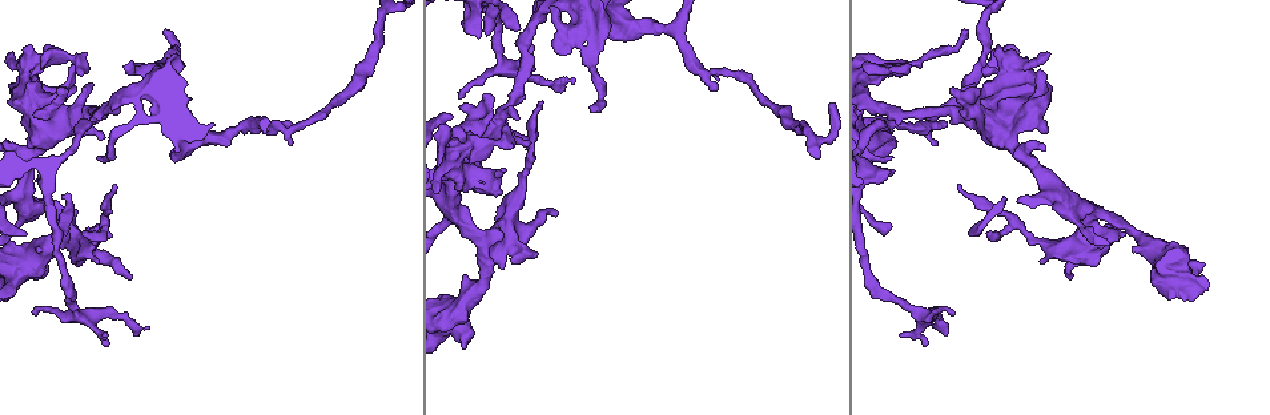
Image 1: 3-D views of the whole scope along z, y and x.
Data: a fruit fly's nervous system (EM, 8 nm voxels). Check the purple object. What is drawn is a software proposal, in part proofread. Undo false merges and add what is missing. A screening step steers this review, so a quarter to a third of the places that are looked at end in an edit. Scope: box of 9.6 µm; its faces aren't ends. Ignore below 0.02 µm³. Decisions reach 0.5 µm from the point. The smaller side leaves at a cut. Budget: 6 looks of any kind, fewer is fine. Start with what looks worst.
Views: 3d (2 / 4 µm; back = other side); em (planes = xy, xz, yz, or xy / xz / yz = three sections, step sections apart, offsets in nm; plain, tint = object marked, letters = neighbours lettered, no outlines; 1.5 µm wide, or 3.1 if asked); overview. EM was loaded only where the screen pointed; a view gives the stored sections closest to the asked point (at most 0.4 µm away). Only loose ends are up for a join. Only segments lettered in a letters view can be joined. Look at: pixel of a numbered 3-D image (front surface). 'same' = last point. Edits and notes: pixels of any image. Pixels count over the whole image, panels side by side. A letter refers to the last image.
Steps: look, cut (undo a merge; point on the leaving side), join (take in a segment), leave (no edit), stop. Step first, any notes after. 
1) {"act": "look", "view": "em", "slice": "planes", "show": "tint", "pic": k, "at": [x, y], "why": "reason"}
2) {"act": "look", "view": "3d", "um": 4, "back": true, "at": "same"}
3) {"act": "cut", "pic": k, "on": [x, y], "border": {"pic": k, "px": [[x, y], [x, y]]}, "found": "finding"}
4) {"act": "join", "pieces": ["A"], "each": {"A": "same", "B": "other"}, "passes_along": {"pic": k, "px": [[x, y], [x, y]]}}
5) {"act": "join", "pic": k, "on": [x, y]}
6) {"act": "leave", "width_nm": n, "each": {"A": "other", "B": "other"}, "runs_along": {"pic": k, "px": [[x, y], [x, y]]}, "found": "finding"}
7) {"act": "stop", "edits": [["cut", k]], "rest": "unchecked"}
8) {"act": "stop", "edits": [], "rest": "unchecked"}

{"act": "look", "view": "em", "slice": "planes", "show": "letters", "pic": 1, "at": [107, 333], "why": "branch stops here"}

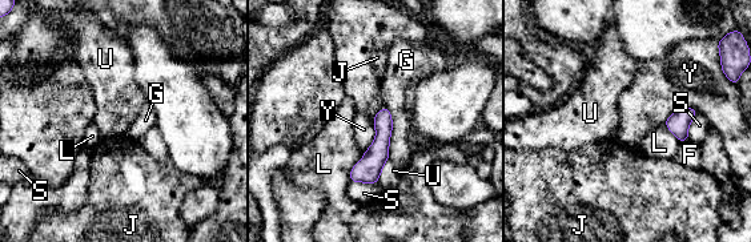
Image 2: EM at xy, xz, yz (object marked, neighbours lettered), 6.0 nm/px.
{"act": "leave", "each": {"F": "other", "G": "other", "J": "other", "L": "other", "S": "other", "U": "other", "Y": "other"}, "border": {"pic": 2, "px": [[384, 105], [392, 120], [388, 158]]}, "found": "no lettered segment goes on from it"}

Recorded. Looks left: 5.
{"act": "look", "view": "3d", "um": 2, "pic": 1, "at": [537, 256], "why": "an open end"}

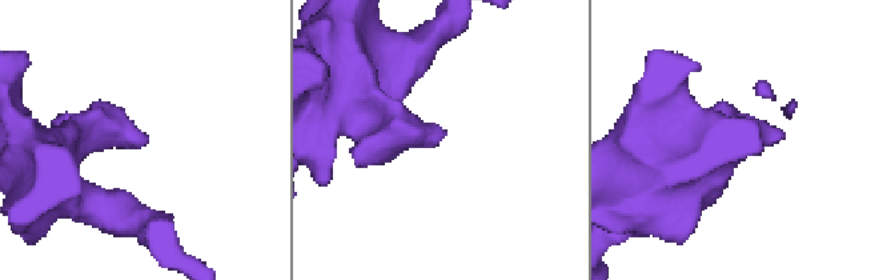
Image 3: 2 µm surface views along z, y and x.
{"act": "look", "view": "em", "slice": "planes", "show": "plain", "pic": 3, "at": [446, 131]}

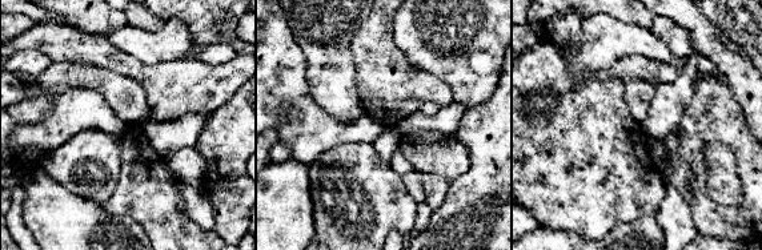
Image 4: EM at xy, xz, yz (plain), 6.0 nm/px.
{"act": "look", "view": "em", "slice": "planes", "show": "letters", "at": "same", "why": "see the neighbours"}

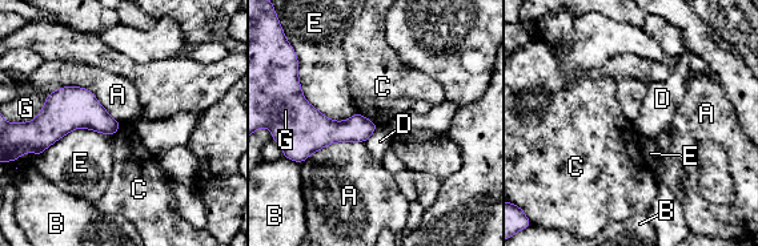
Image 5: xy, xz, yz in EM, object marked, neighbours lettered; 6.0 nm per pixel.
{"act": "leave", "each": {"A": "other", "B": "other", "C": "other", "D": "other", "E": "other", "G": "other"}, "border": {"pic": 5, "px": [[359, 112], [378, 126]]}, "found": "no lettered segment goes on from it"}

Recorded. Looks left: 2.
{"act": "look", "view": "3d", "um": 4, "pic": 1, "at": [57, 89], "why": "free end"}

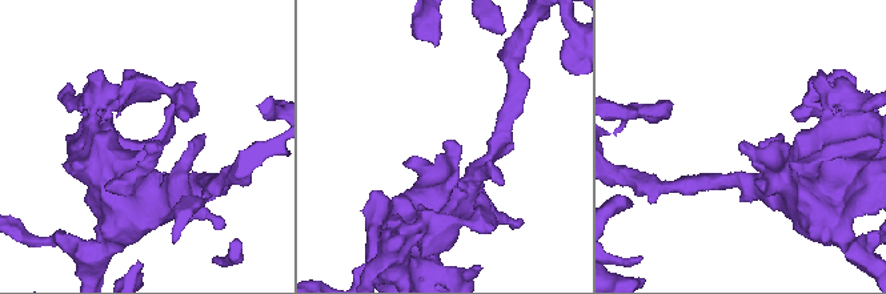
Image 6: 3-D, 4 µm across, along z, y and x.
{"act": "look", "view": "em", "slice": "planes", "show": "letters", "pic": 6, "at": [742, 146]}

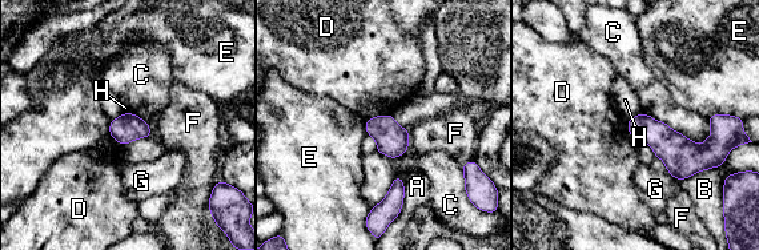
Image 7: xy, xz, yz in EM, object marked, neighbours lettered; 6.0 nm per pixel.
{"act": "leave", "each": {"A": "other", "B": "other", "C": "other", "D": "other", "E": "other", "F": "other", "G": "other", "H": "other"}, "border": {"pic": 7, "px": [[390, 113], [366, 120]]}, "found": "none of them fits"}

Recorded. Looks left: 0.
{"act": "stop", "edits": [], "rest": "unchecked"}

